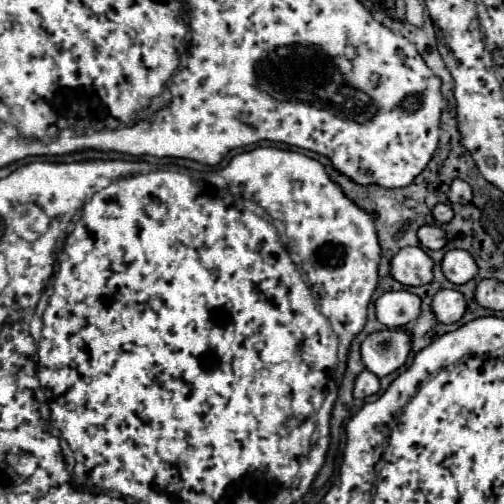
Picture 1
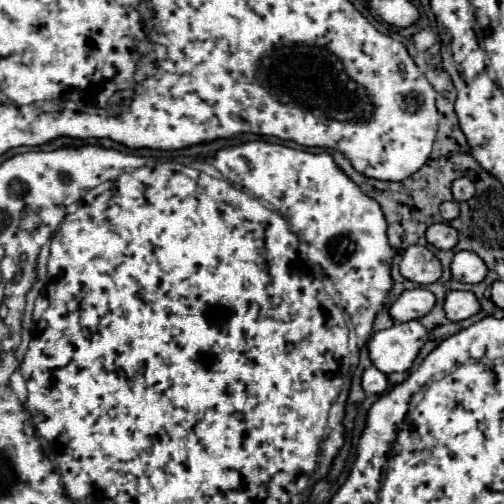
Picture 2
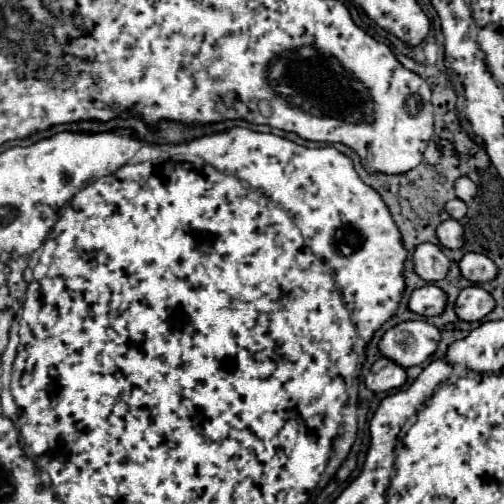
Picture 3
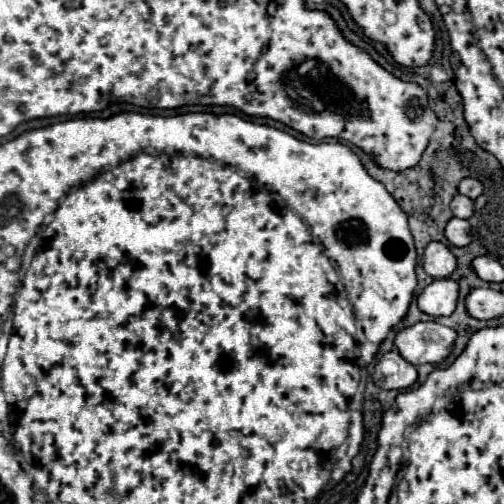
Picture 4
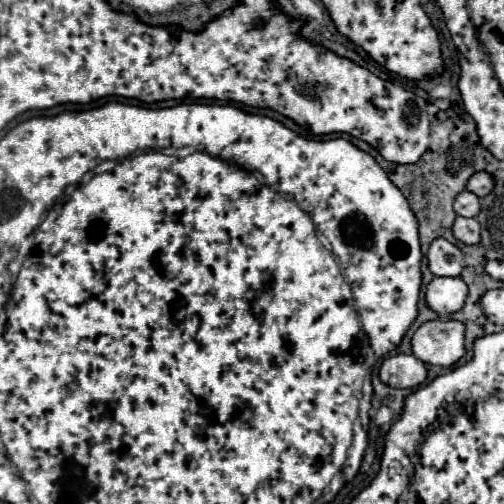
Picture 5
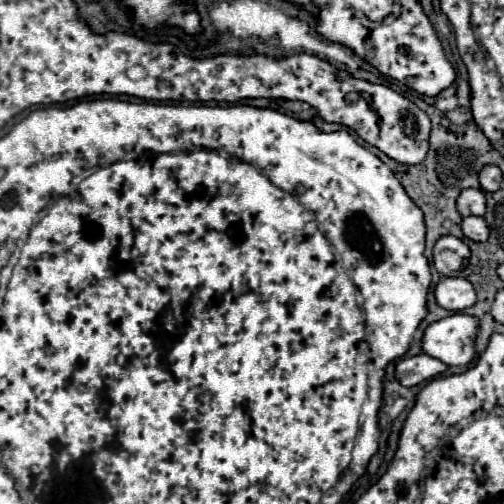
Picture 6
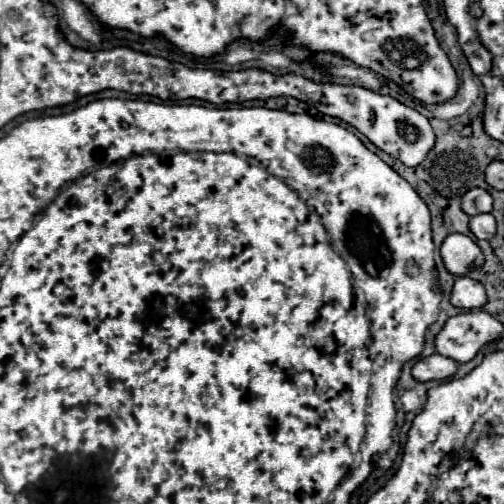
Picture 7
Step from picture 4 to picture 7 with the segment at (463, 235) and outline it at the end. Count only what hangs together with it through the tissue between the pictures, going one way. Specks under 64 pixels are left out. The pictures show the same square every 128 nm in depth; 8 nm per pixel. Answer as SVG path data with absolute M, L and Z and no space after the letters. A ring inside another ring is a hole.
M480 214L470 218L470 230L478 240L492 240L496 234L496 222L490 214Z

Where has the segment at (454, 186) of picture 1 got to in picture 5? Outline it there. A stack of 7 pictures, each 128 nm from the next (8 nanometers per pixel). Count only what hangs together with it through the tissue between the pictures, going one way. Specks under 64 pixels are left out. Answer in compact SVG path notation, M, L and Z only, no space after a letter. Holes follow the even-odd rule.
M476 172L470 180L468 180L468 184L466 184L466 190L470 190L470 192L474 192L476 196L486 196L490 190L494 188L494 180L492 180L492 176L488 176L486 172Z

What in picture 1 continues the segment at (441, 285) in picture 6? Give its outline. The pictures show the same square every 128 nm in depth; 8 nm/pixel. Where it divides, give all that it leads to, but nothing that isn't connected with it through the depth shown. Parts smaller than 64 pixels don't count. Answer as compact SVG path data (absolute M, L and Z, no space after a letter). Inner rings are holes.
M408 290L386 292L376 300L376 318L386 328L400 328L416 320L420 314L420 298Z

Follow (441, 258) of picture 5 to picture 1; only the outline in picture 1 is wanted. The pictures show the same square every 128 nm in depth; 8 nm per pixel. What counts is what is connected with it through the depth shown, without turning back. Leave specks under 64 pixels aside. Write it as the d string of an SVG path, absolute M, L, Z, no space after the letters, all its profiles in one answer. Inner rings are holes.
M402 248L390 262L390 276L404 286L422 286L432 280L432 260L422 248Z

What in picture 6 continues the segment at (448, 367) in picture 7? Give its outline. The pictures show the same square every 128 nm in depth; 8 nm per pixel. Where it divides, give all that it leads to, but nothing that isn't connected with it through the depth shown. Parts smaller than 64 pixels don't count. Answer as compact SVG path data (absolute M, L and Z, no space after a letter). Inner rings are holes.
M418 354L418 356L412 356L412 358L402 358L398 360L396 364L396 380L410 388L410 386L416 386L424 380L432 380L436 378L438 374L442 374L448 366L442 364L440 360L428 356L428 354Z

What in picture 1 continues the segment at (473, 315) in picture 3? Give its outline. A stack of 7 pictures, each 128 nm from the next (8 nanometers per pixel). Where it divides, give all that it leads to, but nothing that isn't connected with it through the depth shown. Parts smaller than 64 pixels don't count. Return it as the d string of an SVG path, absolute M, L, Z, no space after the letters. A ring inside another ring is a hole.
M440 290L432 298L432 312L436 320L442 324L458 322L464 310L466 310L466 302L458 290Z

